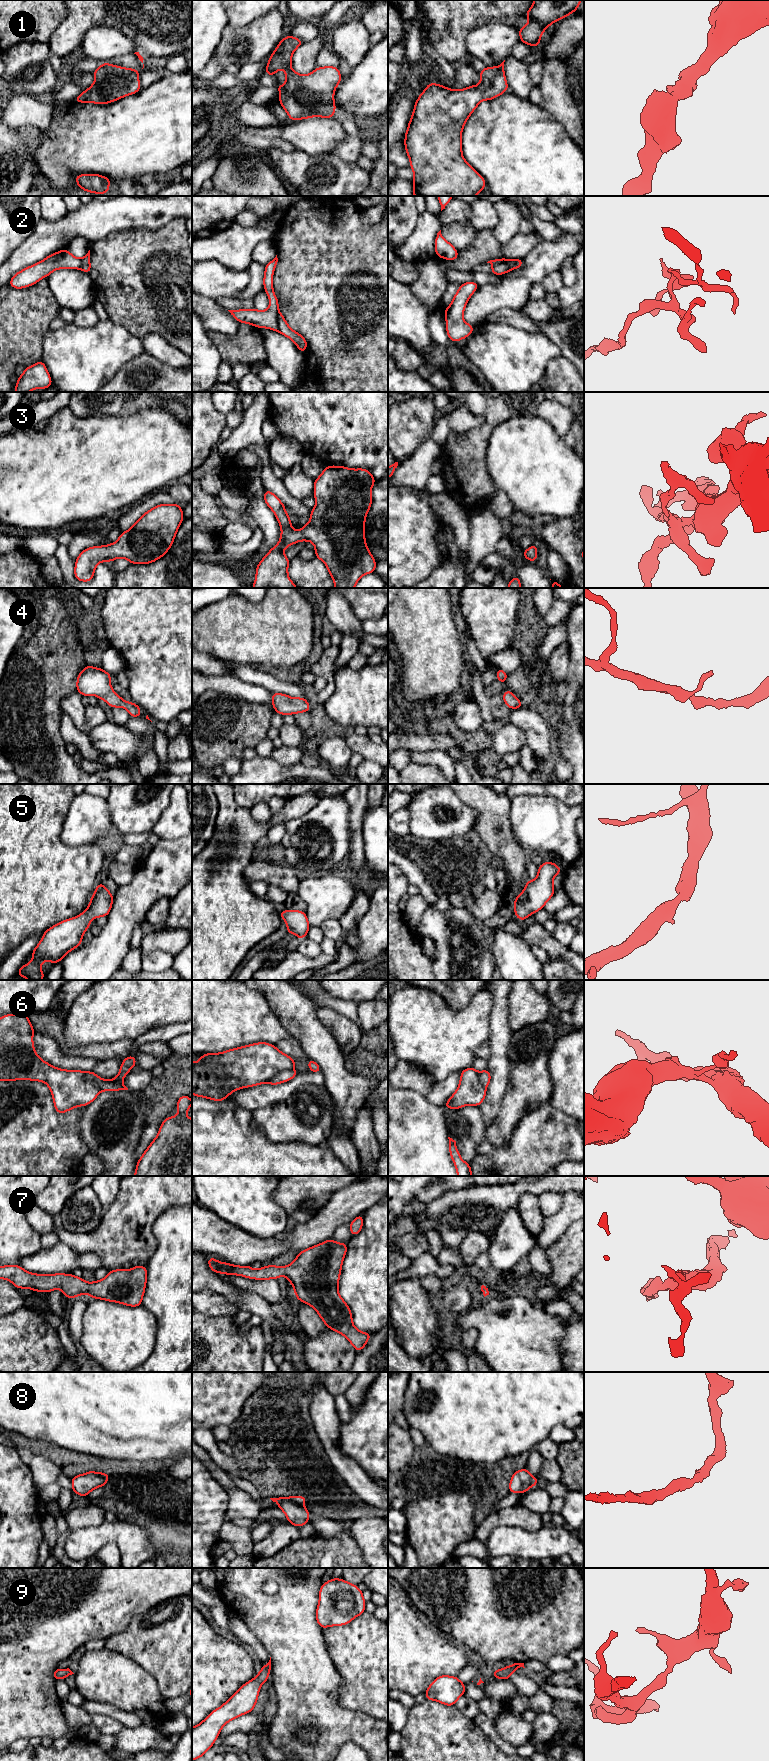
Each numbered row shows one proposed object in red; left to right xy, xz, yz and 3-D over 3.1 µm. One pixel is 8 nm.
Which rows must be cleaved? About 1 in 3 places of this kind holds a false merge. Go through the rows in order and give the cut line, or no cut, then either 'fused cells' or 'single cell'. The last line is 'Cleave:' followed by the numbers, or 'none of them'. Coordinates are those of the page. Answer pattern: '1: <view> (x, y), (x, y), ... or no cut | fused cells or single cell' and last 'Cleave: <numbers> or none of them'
1: no cut | single cell
2: xz (278, 311), (277, 330) | fused cells
3: no cut | single cell
4: no cut | single cell
5: no cut | single cell
6: xy (84, 1072), (84, 1077), (87, 1080), (93, 1081), (101, 1090) | fused cells
7: no cut | single cell
8: no cut | single cell
9: no cut | single cell
Cleave: 2, 6

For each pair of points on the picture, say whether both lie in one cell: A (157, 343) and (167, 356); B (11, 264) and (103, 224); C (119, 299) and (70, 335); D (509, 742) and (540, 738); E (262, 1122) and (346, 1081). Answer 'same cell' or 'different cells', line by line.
A: same cell
B: same cell
C: different cells
D: different cells
E: different cells

